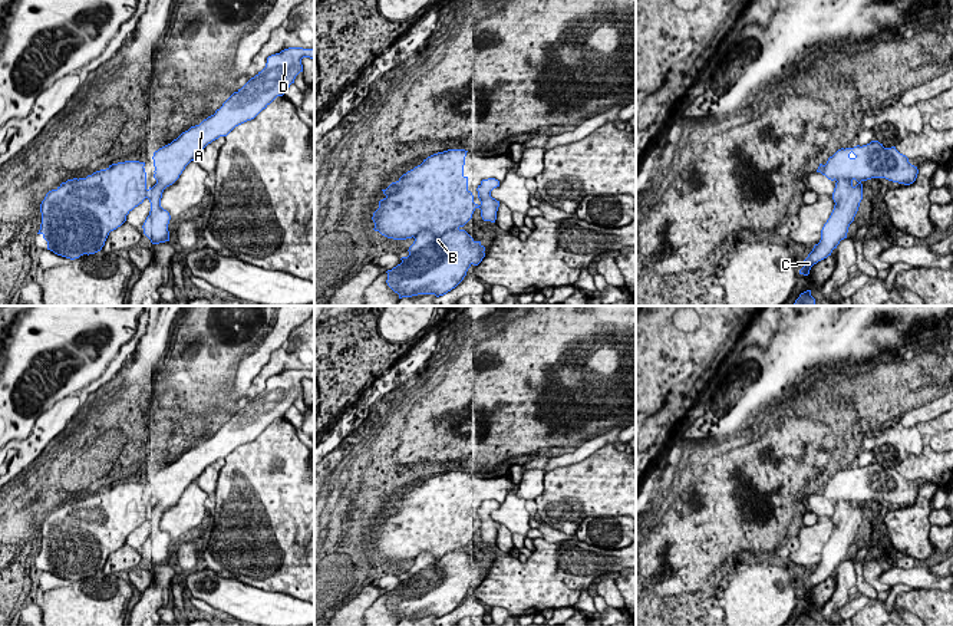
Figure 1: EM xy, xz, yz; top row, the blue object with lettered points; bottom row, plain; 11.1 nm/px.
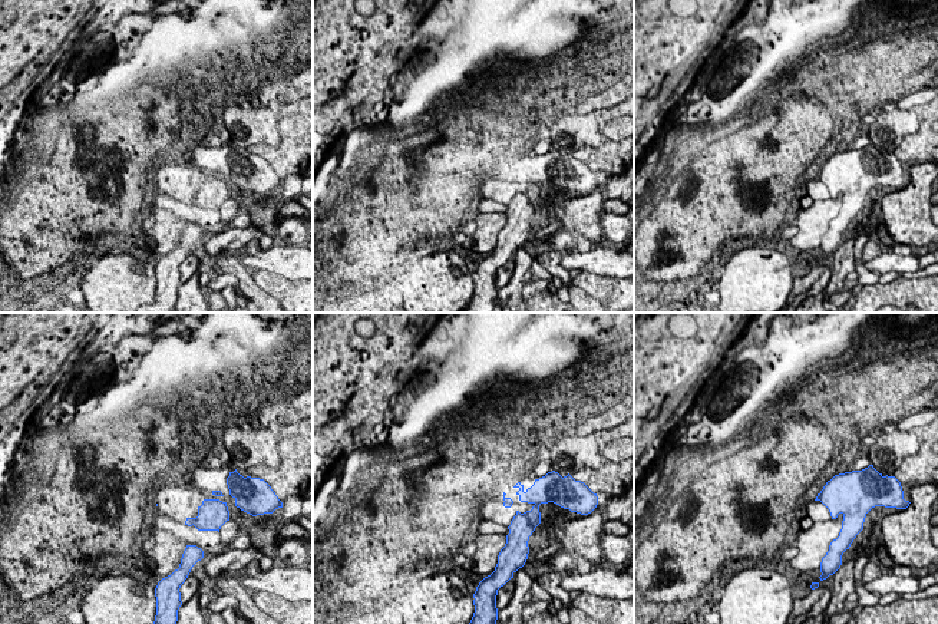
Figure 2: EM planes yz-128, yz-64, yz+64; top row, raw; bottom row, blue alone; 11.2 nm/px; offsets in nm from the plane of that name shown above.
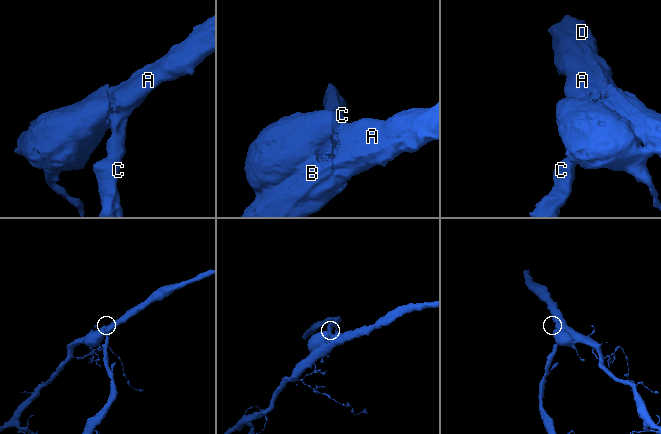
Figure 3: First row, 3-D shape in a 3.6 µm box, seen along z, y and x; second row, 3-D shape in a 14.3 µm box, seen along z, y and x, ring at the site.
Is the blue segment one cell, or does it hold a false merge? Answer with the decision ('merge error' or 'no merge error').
no merge error

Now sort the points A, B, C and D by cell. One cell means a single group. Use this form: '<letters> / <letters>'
A B C D

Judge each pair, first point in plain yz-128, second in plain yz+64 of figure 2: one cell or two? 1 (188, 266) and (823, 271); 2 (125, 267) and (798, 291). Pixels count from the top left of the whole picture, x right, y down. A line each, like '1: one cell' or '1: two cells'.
1: one cell
2: two cells

